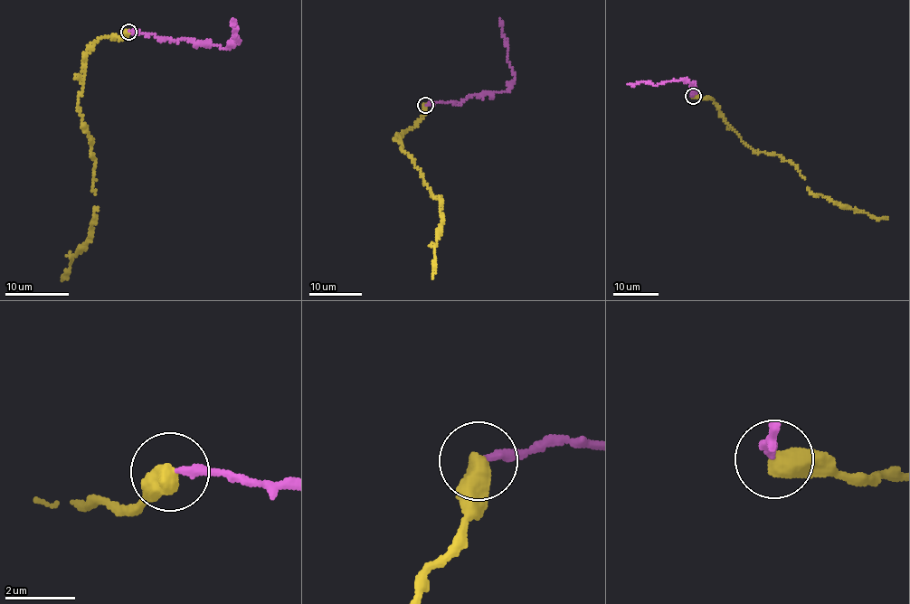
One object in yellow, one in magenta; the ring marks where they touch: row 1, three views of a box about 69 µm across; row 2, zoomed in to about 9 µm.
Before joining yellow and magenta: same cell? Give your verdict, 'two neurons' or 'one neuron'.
one neuron

